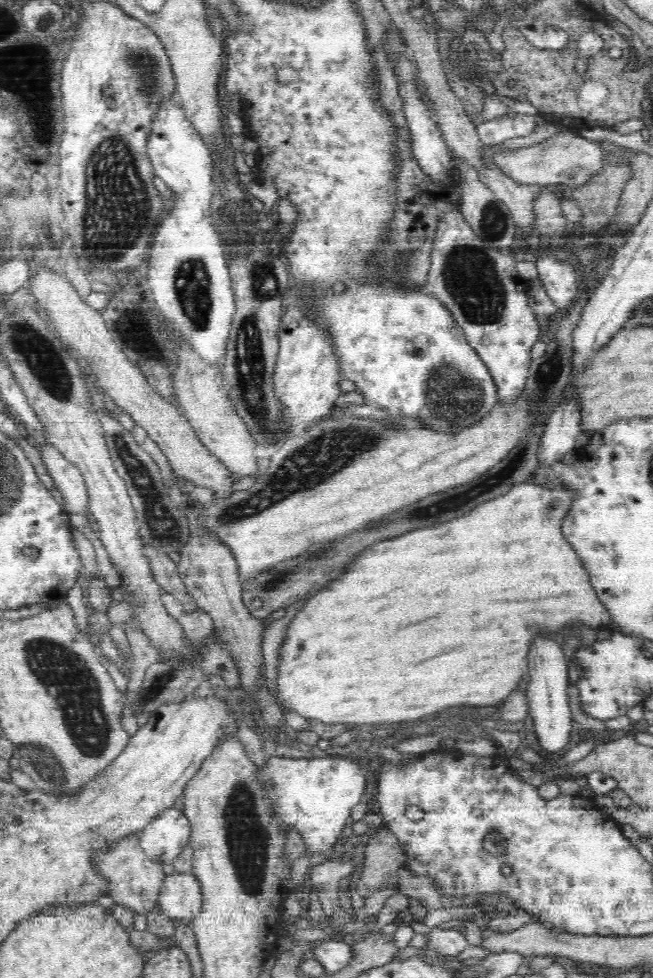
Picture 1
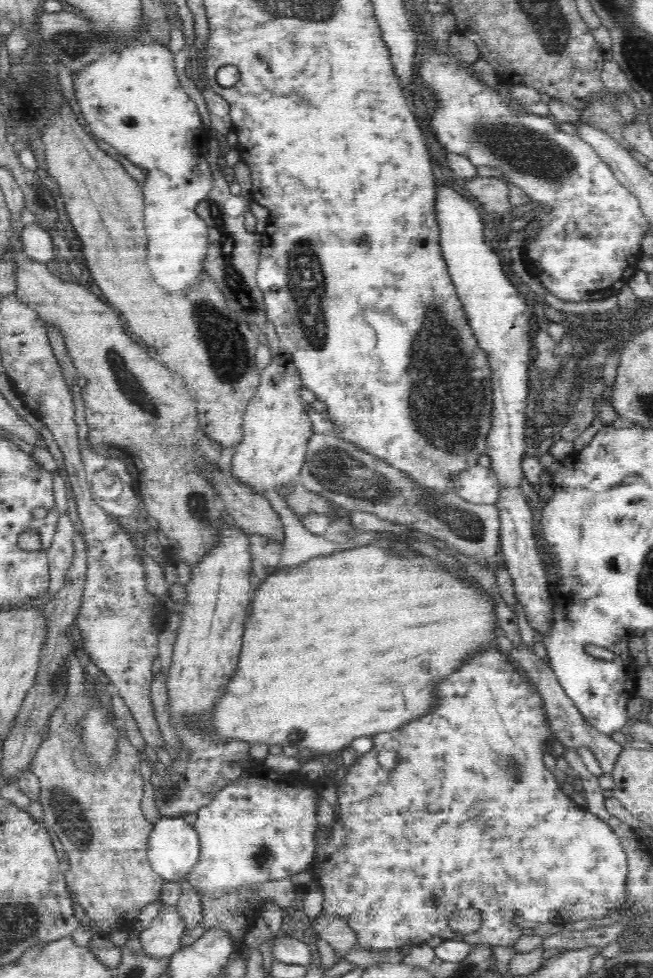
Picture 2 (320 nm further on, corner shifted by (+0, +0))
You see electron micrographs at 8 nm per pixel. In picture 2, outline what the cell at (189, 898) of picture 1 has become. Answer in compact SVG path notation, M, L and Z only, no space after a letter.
M161 903L158 916L154 917L146 930L138 934L142 952L154 958L171 958L182 948L181 936L186 929L176 907Z

